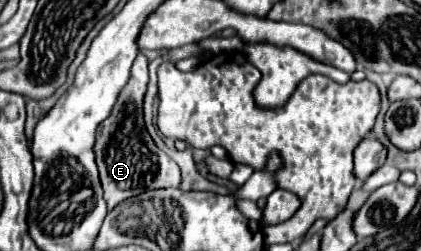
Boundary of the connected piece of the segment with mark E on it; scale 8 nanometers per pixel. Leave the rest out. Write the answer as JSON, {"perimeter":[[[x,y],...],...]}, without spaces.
{"perimeter":[[[137,55],[132,63],[130,79],[126,87],[120,91],[110,117],[98,125],[94,153],[108,209],[114,209],[120,201],[140,195],[142,191],[178,187],[182,181],[178,165],[156,147],[146,129],[142,109],[146,85],[148,85],[148,59],[144,55]]]}

